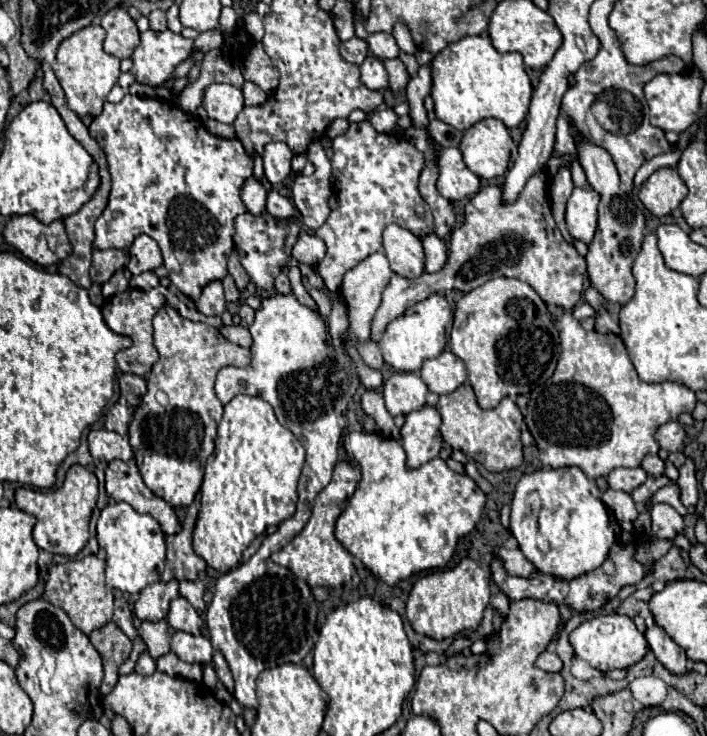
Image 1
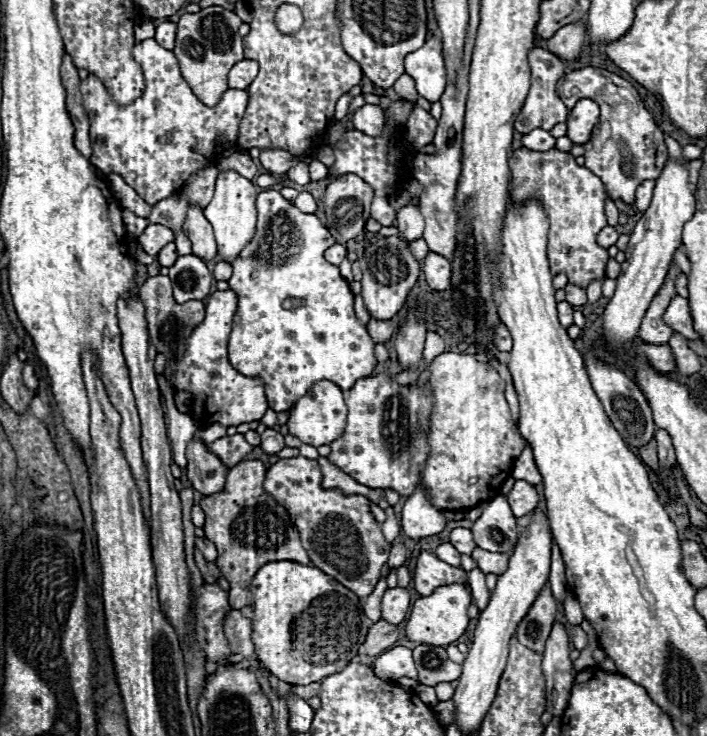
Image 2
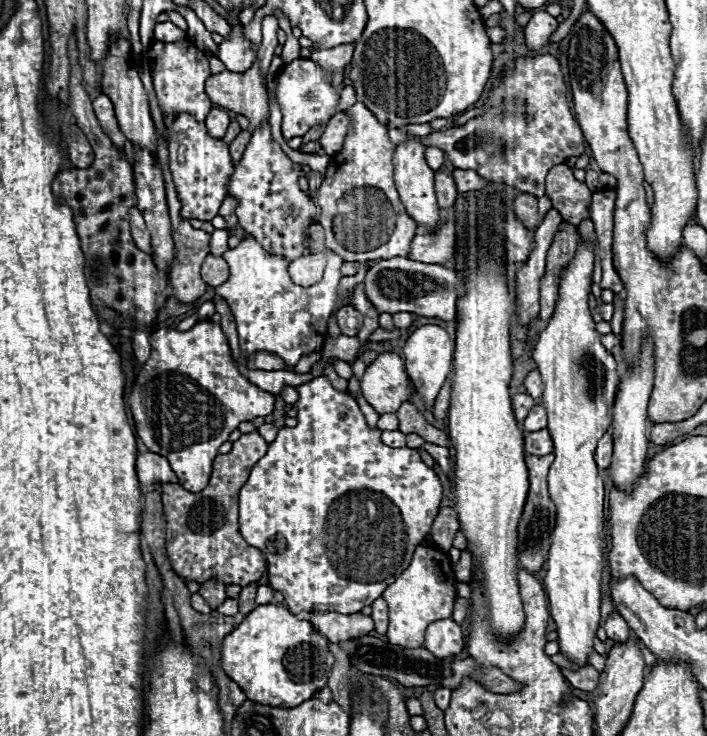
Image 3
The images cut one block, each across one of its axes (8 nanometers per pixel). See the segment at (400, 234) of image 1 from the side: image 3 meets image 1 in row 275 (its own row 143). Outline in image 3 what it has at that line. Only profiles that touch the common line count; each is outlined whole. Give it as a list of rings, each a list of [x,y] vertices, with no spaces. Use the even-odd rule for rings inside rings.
[[[404,140],[396,146],[394,150],[394,182],[400,194],[400,200],[406,208],[406,212],[420,224],[426,226],[428,230],[436,228],[438,222],[438,204],[436,204],[436,196],[434,196],[434,170],[428,168],[426,158],[424,158],[424,146],[418,140]]]

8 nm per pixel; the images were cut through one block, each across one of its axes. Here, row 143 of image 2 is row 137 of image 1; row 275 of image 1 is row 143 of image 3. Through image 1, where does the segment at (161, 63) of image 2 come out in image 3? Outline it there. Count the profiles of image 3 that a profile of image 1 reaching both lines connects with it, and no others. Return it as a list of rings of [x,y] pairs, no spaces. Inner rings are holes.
[[[182,112],[172,120],[168,126],[168,136],[168,164],[176,184],[178,200],[182,202],[180,216],[186,220],[212,220],[226,198],[226,184],[228,176],[232,174],[232,158],[226,142],[212,138],[206,130],[206,124],[198,122],[188,112]]]

